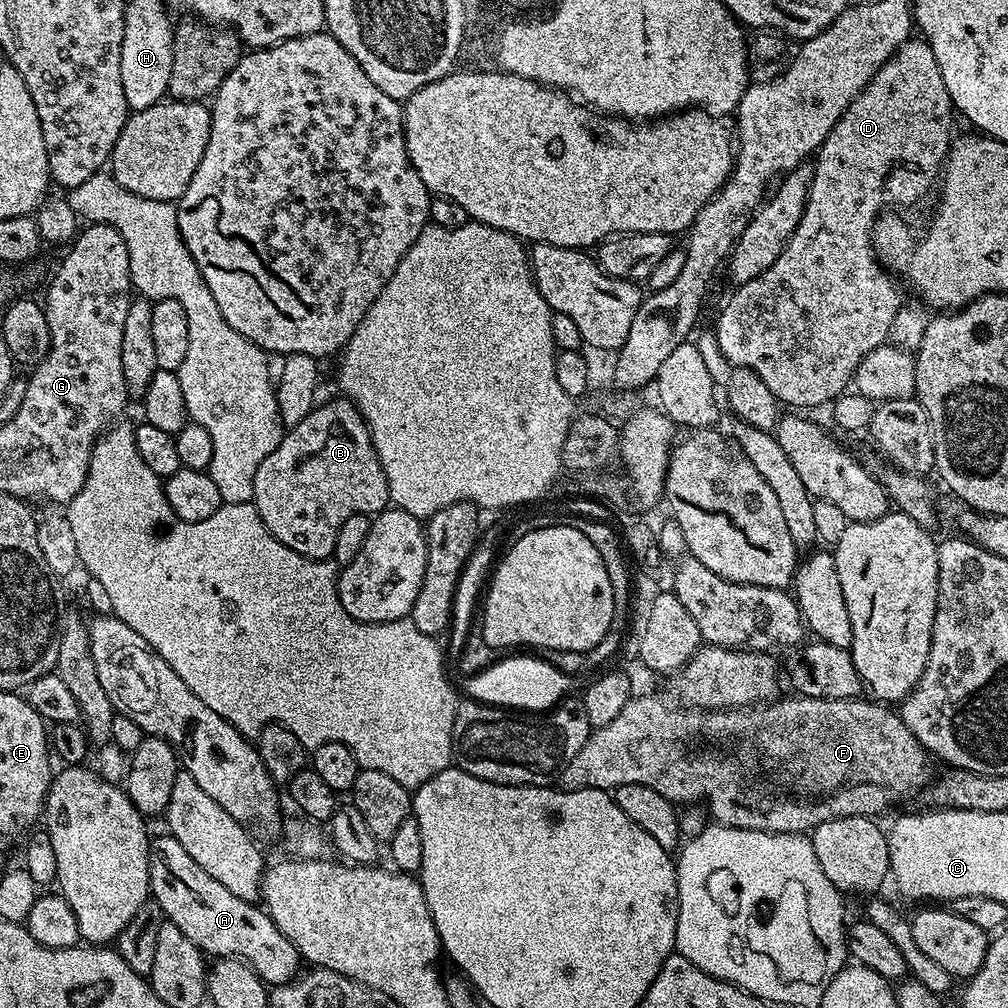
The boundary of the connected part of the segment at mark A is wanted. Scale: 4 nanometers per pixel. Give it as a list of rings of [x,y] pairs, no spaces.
[[[171,834],[163,835],[153,835],[148,841],[148,886],[151,899],[162,916],[164,912],[163,919],[178,926],[178,930],[182,930],[201,952],[213,952],[216,958],[243,960],[259,974],[265,985],[289,984],[301,975],[300,952],[294,942],[274,926],[263,907],[238,898],[238,894],[230,894],[226,886],[210,878],[210,874],[182,850]]]

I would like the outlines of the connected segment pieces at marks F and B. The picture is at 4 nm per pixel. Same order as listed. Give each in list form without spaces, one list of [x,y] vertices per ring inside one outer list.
[[[799,694],[789,695],[789,700],[773,699],[771,702],[761,702],[755,706],[743,708],[726,708],[723,710],[705,710],[703,708],[671,708],[660,696],[633,695],[632,699],[622,706],[622,714],[614,718],[606,726],[595,729],[588,737],[586,746],[578,750],[574,758],[570,758],[568,772],[560,769],[558,784],[586,784],[589,788],[602,788],[614,790],[623,784],[641,784],[650,786],[650,790],[658,790],[662,798],[666,798],[677,806],[683,804],[704,804],[708,807],[707,815],[713,816],[717,825],[726,828],[745,828],[746,830],[758,830],[759,832],[799,832],[811,833],[822,822],[830,822],[834,818],[843,816],[870,816],[879,817],[879,812],[887,810],[891,804],[912,796],[916,791],[923,789],[929,783],[928,760],[930,753],[910,734],[906,722],[902,722],[899,711],[890,709],[880,702],[871,699],[853,698],[851,700],[823,700],[822,698],[810,698]]]
[[[339,399],[317,403],[312,412],[289,427],[278,446],[262,458],[258,474],[254,474],[251,503],[255,504],[262,522],[266,522],[266,530],[270,530],[282,546],[290,546],[290,550],[311,560],[327,560],[332,556],[338,542],[338,530],[342,530],[342,522],[346,522],[346,518],[371,517],[383,512],[390,504],[386,474],[382,470],[382,462],[378,462],[366,422],[351,400]]]

